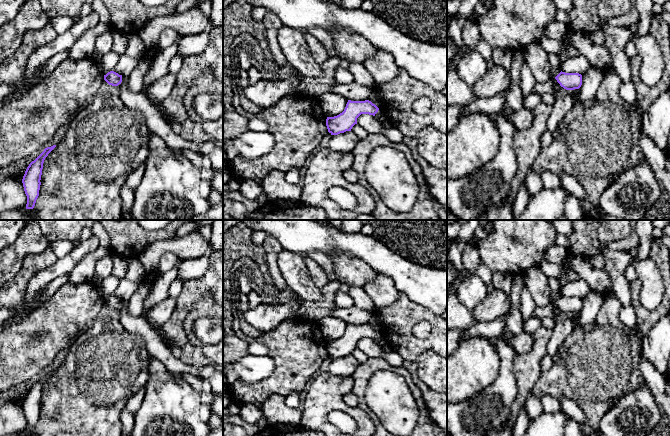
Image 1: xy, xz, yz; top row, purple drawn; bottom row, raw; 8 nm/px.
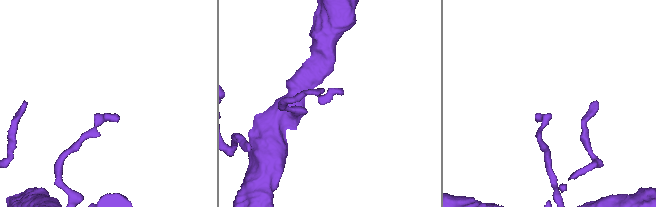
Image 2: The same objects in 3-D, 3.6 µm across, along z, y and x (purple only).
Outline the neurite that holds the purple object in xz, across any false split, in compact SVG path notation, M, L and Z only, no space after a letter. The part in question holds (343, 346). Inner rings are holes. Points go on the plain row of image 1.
M348 324L342 337L334 341L327 341L326 350L331 359L338 359L346 355L351 355L352 351L357 348L357 342L361 338L375 340L379 332L369 324L351 325Z

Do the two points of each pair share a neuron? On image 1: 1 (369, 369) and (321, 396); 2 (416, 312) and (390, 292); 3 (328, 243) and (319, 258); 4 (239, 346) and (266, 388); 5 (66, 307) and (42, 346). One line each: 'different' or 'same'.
1: different
2: different
3: different
4: different
5: same

